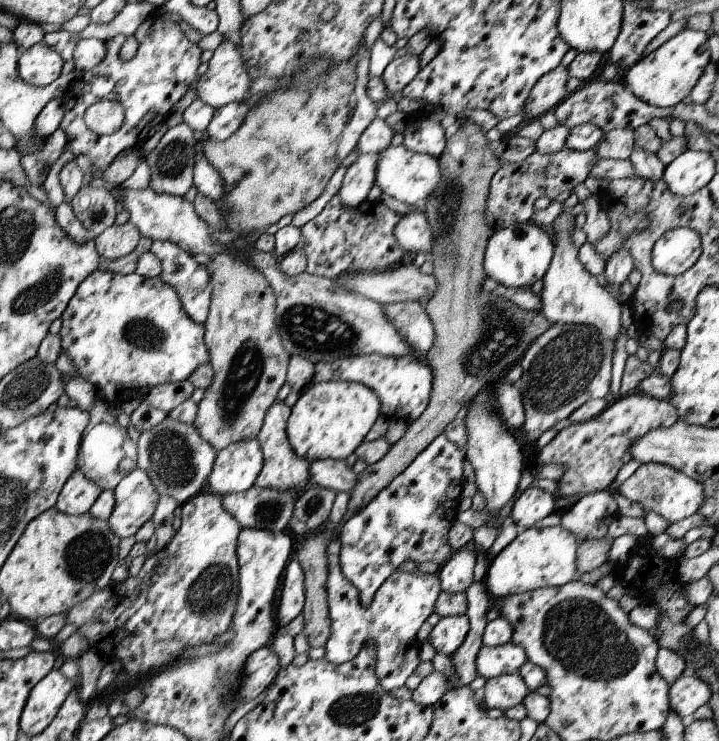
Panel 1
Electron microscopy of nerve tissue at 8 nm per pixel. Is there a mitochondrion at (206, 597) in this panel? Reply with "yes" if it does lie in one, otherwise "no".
yes

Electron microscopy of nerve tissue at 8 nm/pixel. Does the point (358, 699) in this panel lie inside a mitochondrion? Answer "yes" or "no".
yes

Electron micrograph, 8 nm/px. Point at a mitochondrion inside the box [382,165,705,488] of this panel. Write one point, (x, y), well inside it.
(564, 371)

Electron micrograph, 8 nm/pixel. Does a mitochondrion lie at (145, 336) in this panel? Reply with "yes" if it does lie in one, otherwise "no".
yes

